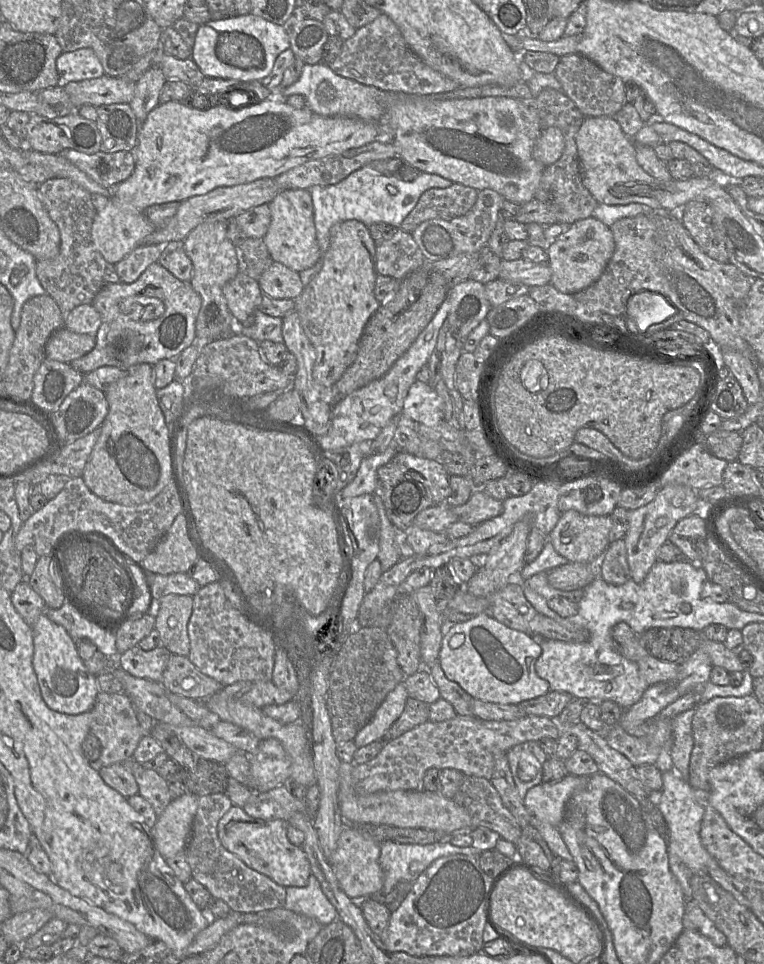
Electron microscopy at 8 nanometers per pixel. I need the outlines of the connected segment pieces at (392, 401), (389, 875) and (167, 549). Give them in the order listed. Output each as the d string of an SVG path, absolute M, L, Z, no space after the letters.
M447 295L429 324L383 377L355 390L333 406L329 431L323 436L316 435L316 441L323 455L325 451L348 447L354 443L376 438L392 419L402 413L408 391L416 381L416 374L427 364L434 352L439 330L448 313L449 299Z
M447 840L426 845L381 842L379 864L384 883L379 894L387 895L402 882L414 882L436 859L457 854L479 856L480 852L473 846L458 847Z
M180 513L155 549L141 562L140 571L161 575L187 573L198 558L189 537L188 520Z

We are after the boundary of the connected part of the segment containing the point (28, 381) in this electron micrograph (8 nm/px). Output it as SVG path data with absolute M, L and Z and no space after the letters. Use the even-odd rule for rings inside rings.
M49 294L32 297L24 303L3 380L11 397L20 402L31 402L34 375L45 359L45 345L51 335L63 326L63 312Z

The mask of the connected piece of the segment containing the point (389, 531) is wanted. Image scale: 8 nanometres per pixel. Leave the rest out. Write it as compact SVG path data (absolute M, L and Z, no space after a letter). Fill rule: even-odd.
M376 494L372 496L380 519L380 540L377 558L381 563L381 569L384 573L398 563L402 556L398 546L397 529L389 521L380 496Z

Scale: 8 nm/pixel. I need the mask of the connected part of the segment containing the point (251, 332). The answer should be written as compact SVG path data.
M257 309L253 314L253 322L249 326L233 319L231 331L233 334L244 335L258 343L270 340L276 343L284 343L282 335L282 319L272 317Z

